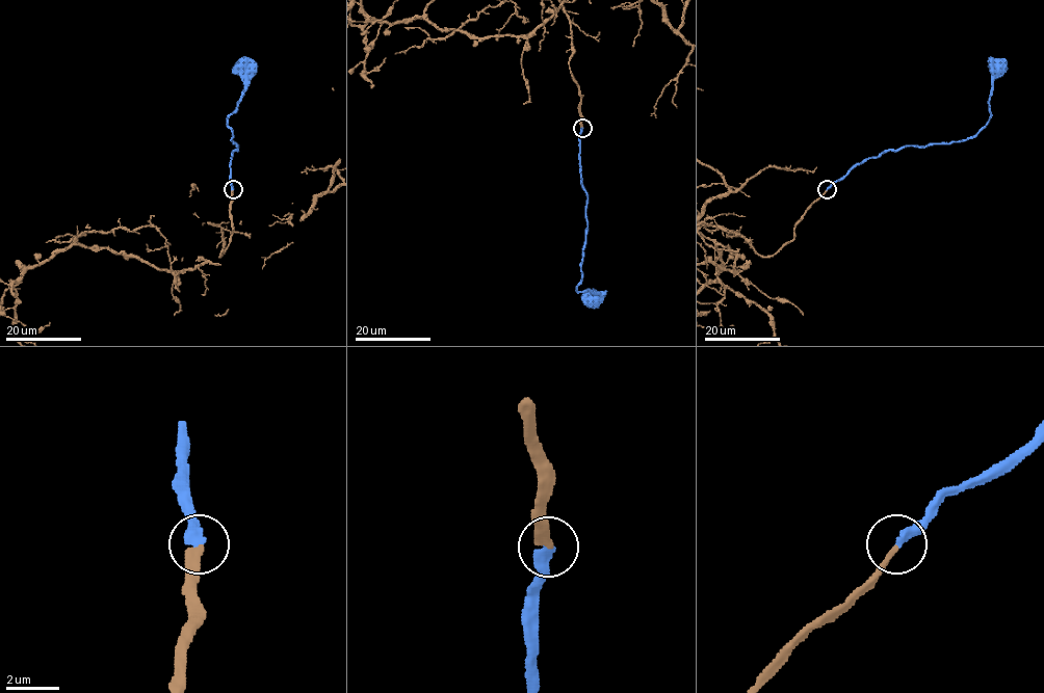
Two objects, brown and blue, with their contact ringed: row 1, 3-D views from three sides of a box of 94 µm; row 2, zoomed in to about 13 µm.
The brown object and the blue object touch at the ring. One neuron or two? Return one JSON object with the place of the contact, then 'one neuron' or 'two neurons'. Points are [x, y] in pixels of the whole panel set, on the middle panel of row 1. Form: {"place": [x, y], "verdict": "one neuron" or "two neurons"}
{"place": [582, 128], "verdict": "one neuron"}

